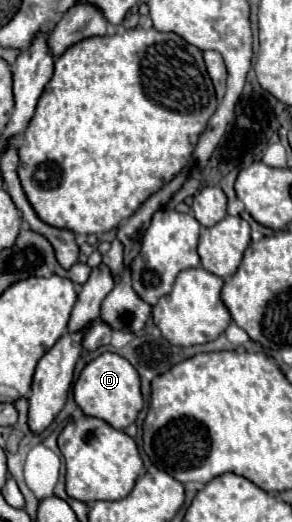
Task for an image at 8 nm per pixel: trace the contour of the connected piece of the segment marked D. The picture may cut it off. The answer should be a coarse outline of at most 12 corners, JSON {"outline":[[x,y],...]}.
{"outline":[[115,352],[91,360],[75,402],[87,416],[127,428],[143,408],[141,382]]}

